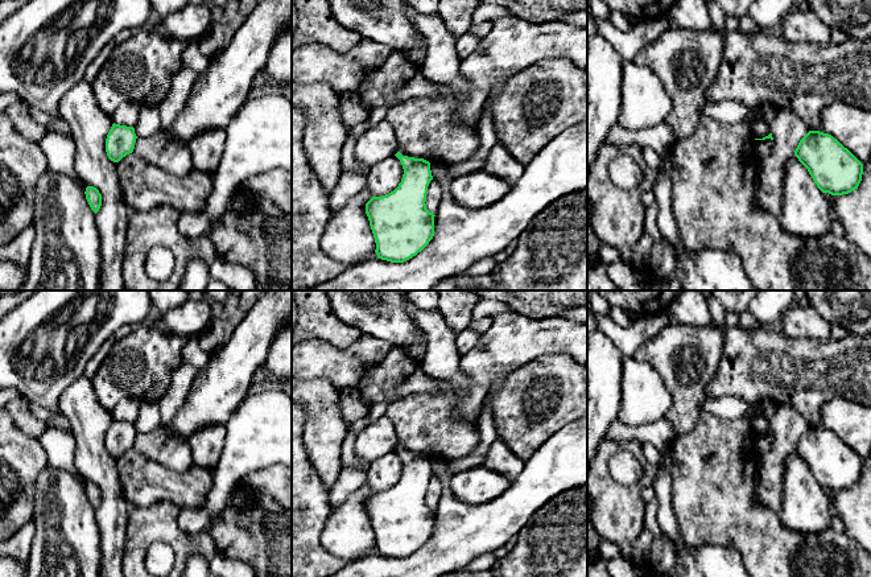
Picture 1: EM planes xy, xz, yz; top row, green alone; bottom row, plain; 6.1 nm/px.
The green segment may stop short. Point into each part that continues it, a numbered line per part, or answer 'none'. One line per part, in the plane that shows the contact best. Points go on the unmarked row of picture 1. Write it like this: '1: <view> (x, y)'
none

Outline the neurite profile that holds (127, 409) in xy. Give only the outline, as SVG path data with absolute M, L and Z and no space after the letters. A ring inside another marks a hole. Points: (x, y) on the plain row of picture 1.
M121 399L111 413L115 420L135 423L139 416L139 408L139 401L133 399Z

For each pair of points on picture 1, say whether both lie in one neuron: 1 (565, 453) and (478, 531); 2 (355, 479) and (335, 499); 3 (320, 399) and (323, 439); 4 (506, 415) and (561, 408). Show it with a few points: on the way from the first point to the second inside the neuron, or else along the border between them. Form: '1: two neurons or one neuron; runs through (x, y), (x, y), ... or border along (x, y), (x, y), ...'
1: one neuron; runs through (544, 474), (499, 519)
2: one neuron; runs through (350, 485), (341, 494)
3: one neuron; runs through (321, 408), (323, 429)
4: one neuron; runs through (520, 409), (532, 402), (536, 404), (548, 403)

